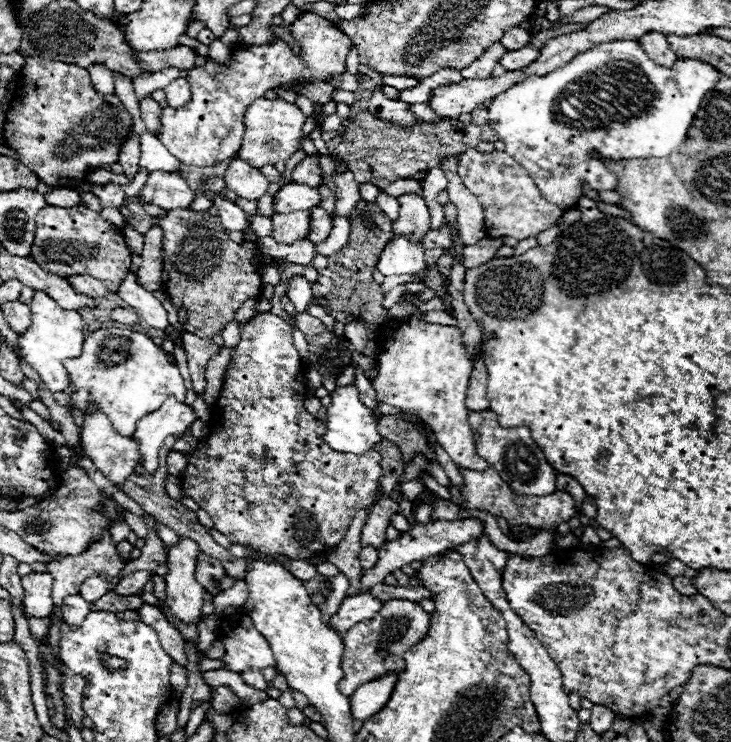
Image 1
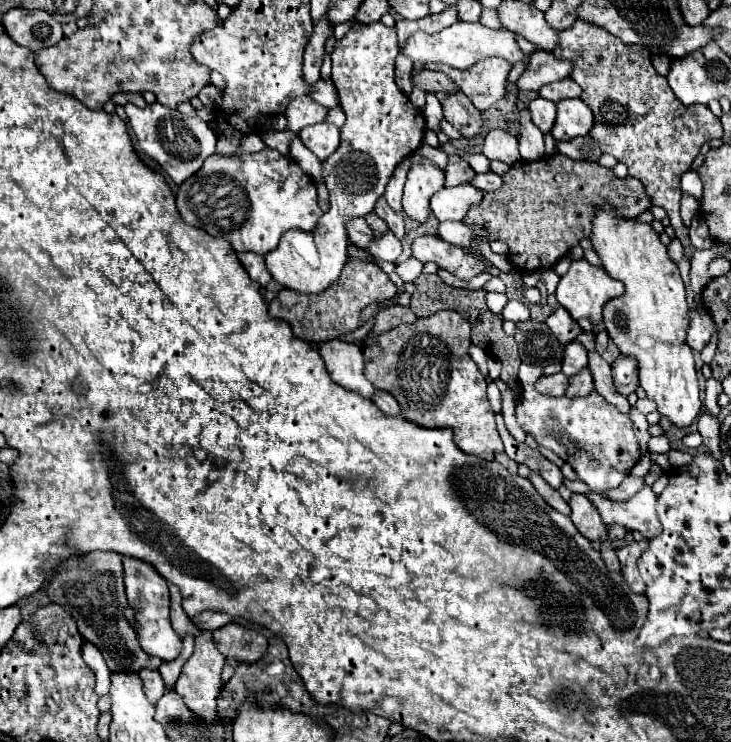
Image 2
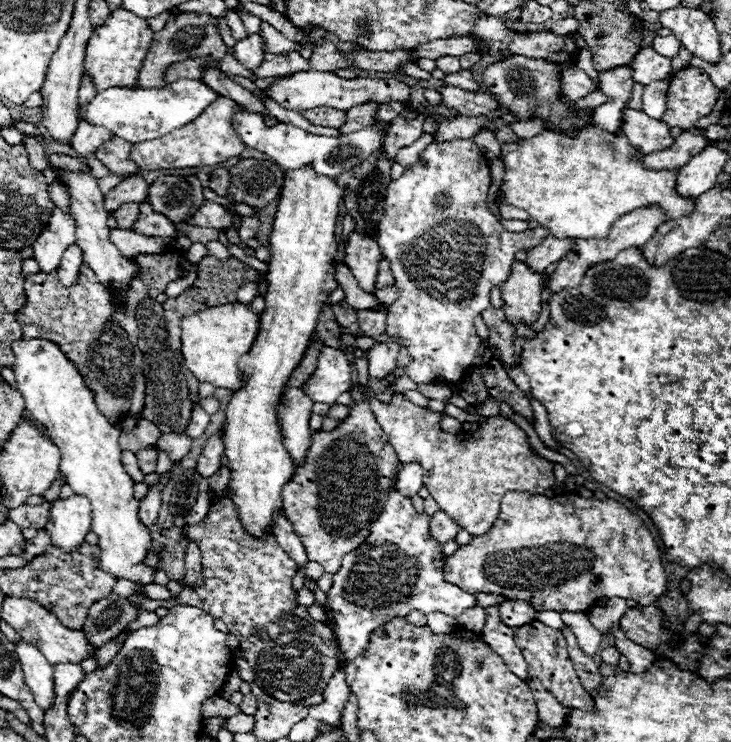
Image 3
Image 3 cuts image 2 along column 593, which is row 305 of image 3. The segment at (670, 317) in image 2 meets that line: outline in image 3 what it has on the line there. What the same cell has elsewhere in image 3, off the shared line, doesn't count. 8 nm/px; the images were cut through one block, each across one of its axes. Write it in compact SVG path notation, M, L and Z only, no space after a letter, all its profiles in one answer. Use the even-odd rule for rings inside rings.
M238 302L202 310L192 316L184 316L180 320L182 328L180 352L184 358L184 366L194 374L194 378L198 378L198 382L208 382L214 388L238 390L242 386L238 360L254 344L254 338L258 334L258 324L260 316L252 314L248 306Z

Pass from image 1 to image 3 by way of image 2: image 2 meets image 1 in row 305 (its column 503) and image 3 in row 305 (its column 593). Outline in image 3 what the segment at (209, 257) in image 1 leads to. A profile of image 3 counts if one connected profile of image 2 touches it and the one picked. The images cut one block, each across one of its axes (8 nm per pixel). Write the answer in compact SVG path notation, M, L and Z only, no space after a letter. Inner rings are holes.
M204 256L198 262L198 278L196 278L194 286L184 290L176 298L168 298L162 306L164 306L164 310L174 310L174 312L180 312L182 316L188 316L188 314L196 314L200 310L206 310L208 306L212 308L212 306L220 306L220 304L234 304L236 302L236 290L242 284L252 282L254 278L256 278L256 270L250 268L248 264L236 260L236 258L216 260L212 256Z

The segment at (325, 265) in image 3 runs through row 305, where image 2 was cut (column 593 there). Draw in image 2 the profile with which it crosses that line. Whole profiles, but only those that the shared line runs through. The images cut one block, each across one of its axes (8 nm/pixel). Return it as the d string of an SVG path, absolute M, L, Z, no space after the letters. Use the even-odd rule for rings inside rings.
M584 258L582 260L574 260L570 264L570 270L560 278L560 284L556 288L556 298L558 298L560 306L564 306L574 320L586 318L592 324L600 324L602 322L602 308L604 308L604 304L608 300L612 300L612 298L622 296L622 294L624 294L624 284L614 280L604 268L592 266Z

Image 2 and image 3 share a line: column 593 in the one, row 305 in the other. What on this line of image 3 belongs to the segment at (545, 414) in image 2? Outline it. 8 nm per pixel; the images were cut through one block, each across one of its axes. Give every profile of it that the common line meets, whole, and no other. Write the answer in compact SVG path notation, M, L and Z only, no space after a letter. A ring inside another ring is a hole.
M444 142L444 146L430 144L420 160L406 168L398 180L392 180L384 200L384 218L380 220L378 246L382 256L390 262L398 300L390 306L386 334L406 340L412 362L404 368L394 368L390 380L408 376L416 384L456 384L468 374L470 364L480 348L480 338L474 328L474 318L490 306L490 288L508 280L514 254L532 250L550 236L544 226L524 232L508 232L498 218L488 210L490 168L488 160L474 142Z

